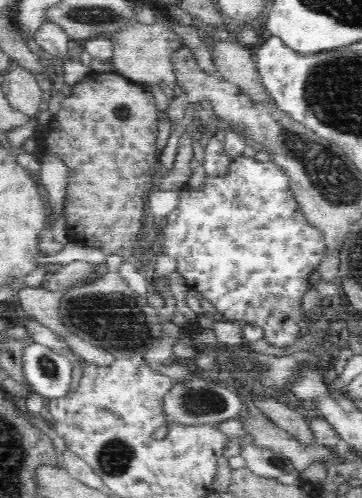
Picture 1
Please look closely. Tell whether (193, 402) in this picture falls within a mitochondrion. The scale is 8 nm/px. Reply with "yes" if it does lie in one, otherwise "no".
yes

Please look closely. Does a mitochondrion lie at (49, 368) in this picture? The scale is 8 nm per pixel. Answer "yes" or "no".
yes

